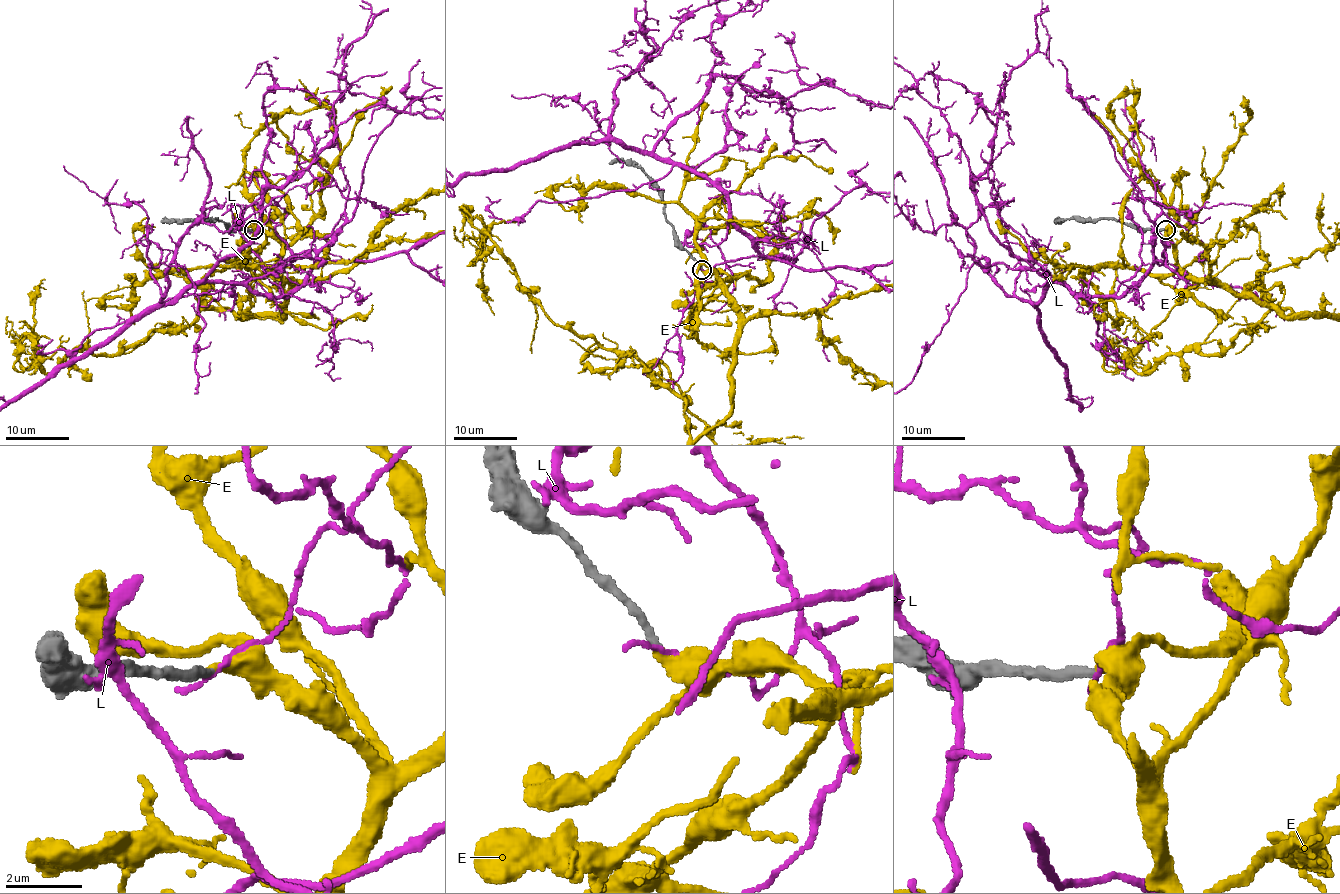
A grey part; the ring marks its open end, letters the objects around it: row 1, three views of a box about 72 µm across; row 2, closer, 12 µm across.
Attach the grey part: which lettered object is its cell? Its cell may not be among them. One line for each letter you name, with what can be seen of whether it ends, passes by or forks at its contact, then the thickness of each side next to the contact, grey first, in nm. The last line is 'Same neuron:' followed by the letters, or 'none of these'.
E: it ends; calibres 240 and 320 nm
Same neuron: E

